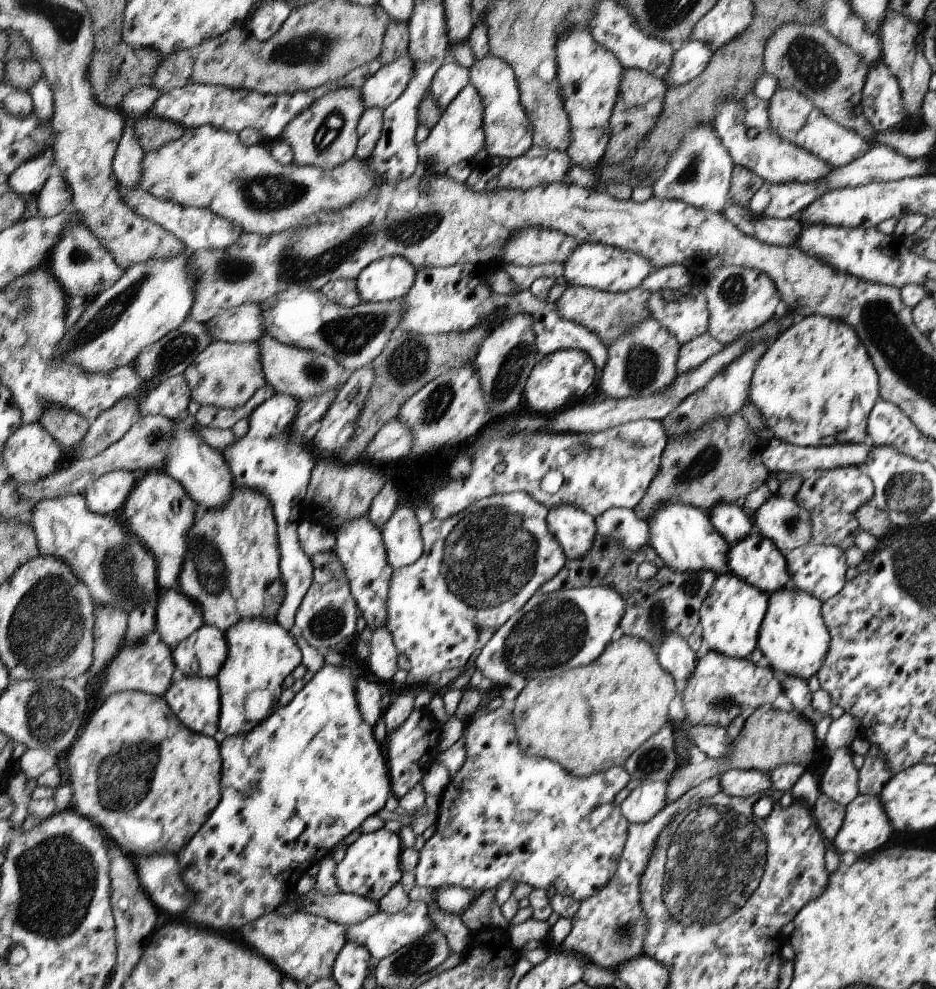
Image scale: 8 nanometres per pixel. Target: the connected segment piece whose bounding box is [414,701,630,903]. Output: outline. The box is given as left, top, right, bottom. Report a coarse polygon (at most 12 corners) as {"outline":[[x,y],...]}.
{"outline":[[485,701],[416,885],[580,900],[616,873],[623,766],[520,750]]}

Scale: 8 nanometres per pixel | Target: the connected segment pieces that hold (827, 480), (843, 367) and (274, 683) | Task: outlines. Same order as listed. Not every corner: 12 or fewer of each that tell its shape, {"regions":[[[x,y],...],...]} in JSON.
{"regions":[[[863,468],[805,475],[795,501],[813,544],[854,545],[875,496]],[[796,319],[750,388],[771,437],[869,441],[879,377],[846,322]],[[241,619],[226,632],[217,678],[219,730],[246,734],[278,706],[302,651],[277,620]]]}

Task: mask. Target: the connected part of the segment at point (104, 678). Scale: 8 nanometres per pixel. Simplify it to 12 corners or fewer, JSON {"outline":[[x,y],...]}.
{"outline":[[156,630],[125,644],[95,688],[155,696],[172,685],[170,646]]}

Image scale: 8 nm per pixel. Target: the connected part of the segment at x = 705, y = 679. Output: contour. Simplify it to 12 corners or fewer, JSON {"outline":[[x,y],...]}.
{"outline":[[714,650],[682,692],[688,726],[727,728],[782,686],[770,668]]}

